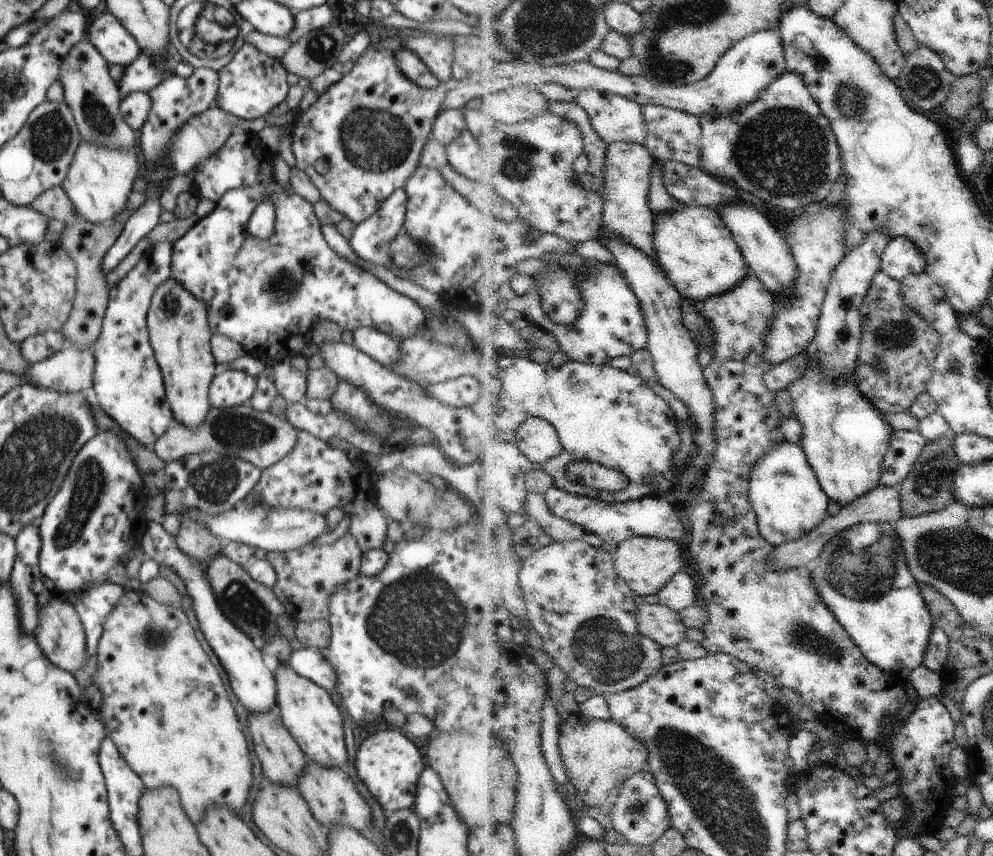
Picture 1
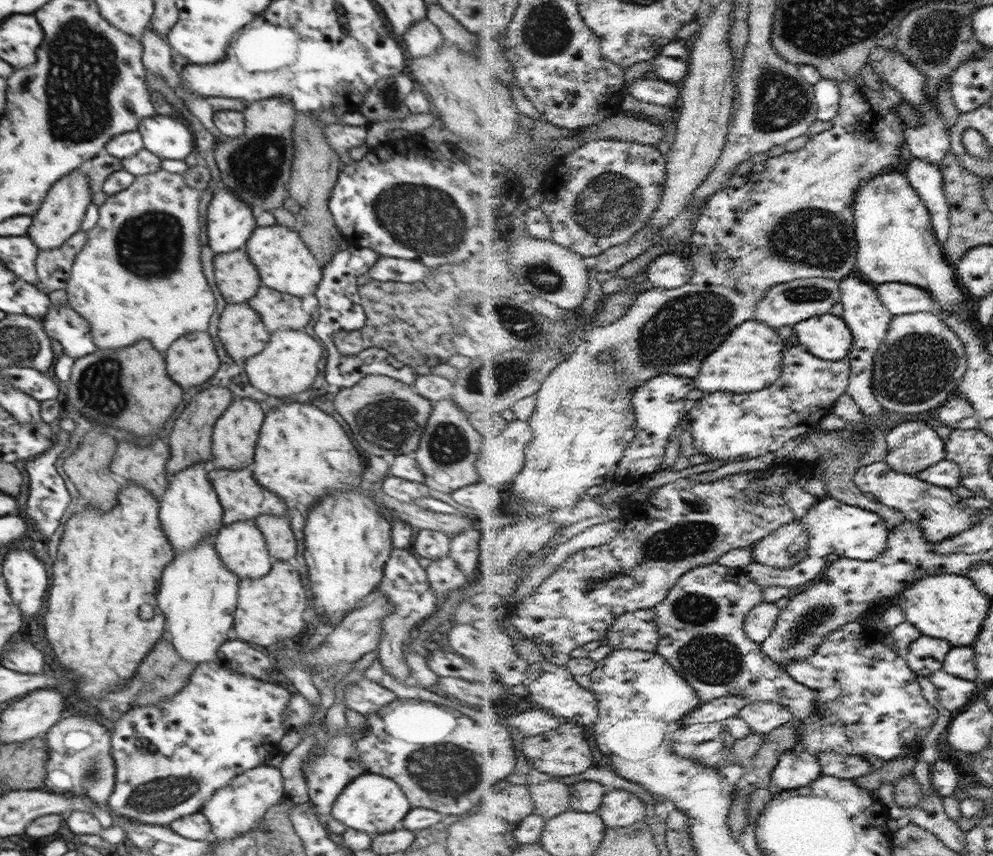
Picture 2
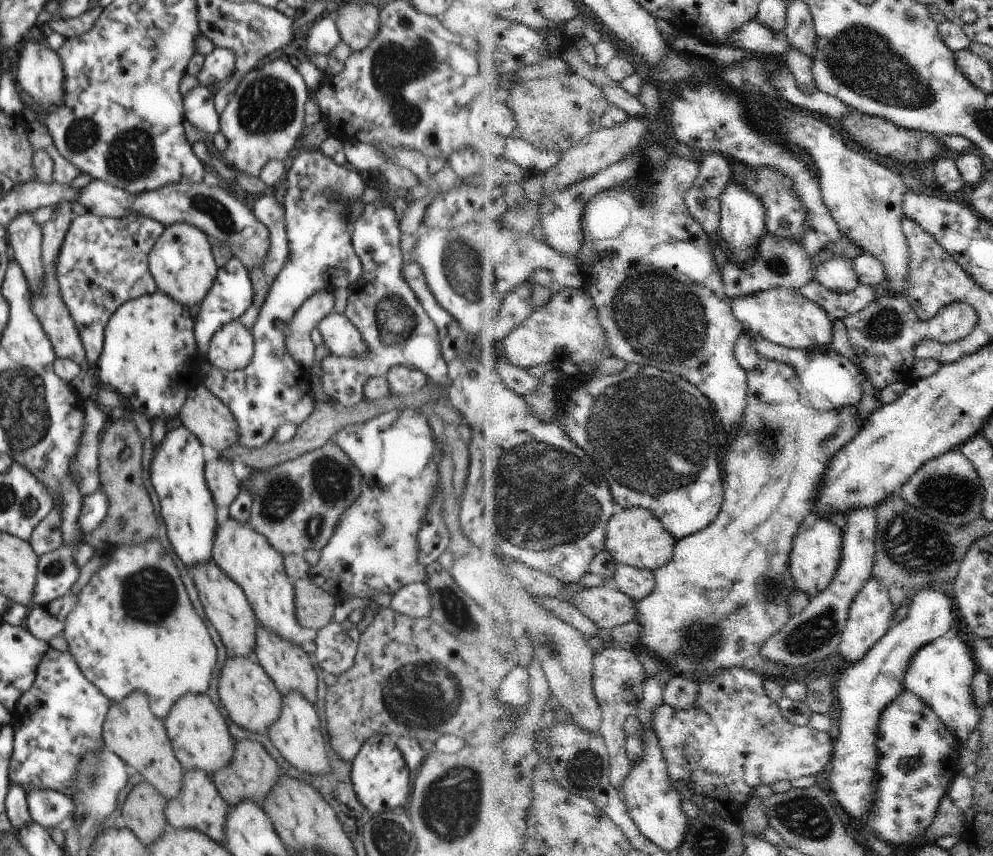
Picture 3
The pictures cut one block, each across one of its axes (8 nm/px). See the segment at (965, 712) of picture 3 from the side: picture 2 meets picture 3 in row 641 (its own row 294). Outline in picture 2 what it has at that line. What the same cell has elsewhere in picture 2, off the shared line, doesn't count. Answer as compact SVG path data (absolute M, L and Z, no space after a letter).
M904 167L892 169L878 177L872 177L866 185L862 185L862 192L858 193L856 204L856 232L858 236L857 273L877 285L893 282L905 282L932 291L937 312L960 313L966 306L958 306L962 302L962 292L954 282L954 272L948 266L948 259L944 260L944 250L936 240L931 224L931 216L926 208L926 201L920 192L914 188Z

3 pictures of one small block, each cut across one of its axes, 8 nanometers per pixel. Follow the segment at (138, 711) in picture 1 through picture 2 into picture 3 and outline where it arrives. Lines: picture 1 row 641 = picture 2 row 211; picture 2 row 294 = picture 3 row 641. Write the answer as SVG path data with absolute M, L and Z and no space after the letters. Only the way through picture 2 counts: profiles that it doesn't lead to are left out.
M156 535L140 544L118 545L106 564L92 575L88 583L81 588L81 591L76 596L77 599L74 606L66 617L62 635L67 640L70 654L74 657L75 663L80 667L82 674L92 684L95 684L99 691L102 691L112 702L118 702L133 693L134 690L142 689L147 694L152 712L158 718L165 720L173 704L184 694L188 694L188 692L207 693L210 679L214 672L214 664L216 664L216 659L218 658L218 651L204 620L196 613L190 601L186 586L184 586L172 556L162 547L162 544L156 539Z

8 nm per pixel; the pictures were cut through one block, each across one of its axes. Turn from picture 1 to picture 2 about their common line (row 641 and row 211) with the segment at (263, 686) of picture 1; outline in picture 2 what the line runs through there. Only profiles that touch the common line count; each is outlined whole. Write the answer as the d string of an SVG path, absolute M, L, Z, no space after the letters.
M228 188L211 193L208 197L206 236L212 252L215 255L226 254L245 247L257 228L256 214L250 204Z

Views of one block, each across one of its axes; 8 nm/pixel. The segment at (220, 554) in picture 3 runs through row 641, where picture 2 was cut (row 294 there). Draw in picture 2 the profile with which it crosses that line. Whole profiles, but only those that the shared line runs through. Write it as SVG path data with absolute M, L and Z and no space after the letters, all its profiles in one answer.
M278 224L257 227L246 241L245 248L250 262L256 266L260 274L262 285L301 299L308 294L315 294L322 280L323 269L318 267L314 254L308 250L306 242L300 238L298 232L294 232L294 229Z

